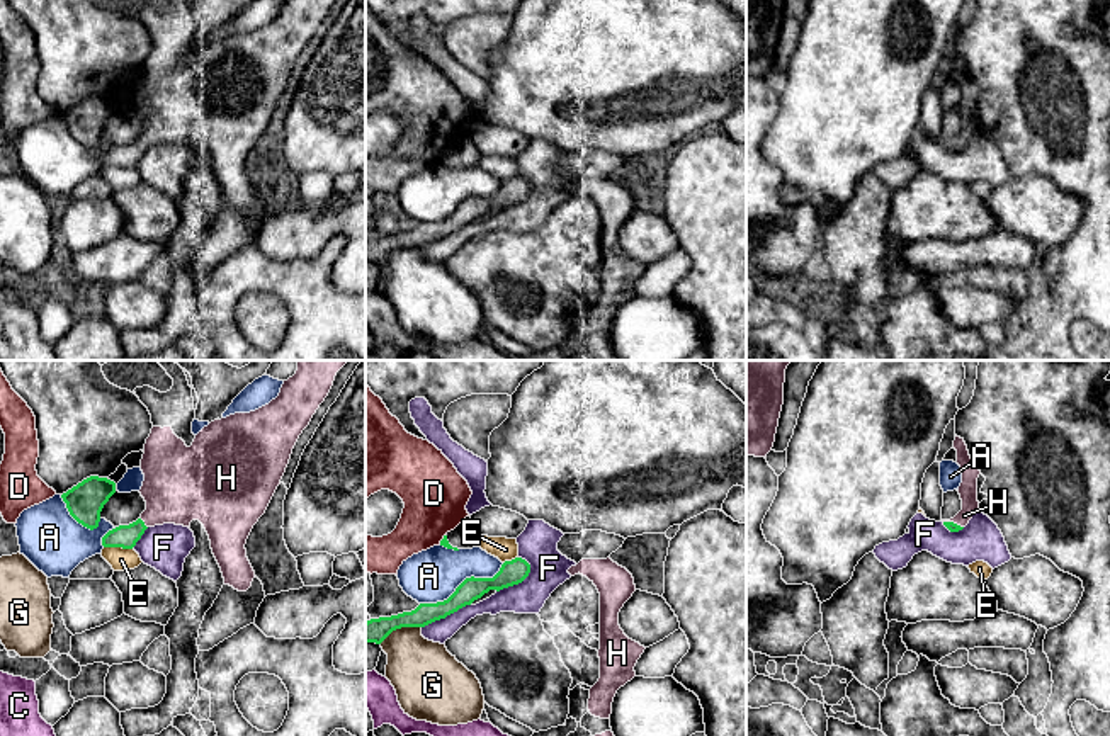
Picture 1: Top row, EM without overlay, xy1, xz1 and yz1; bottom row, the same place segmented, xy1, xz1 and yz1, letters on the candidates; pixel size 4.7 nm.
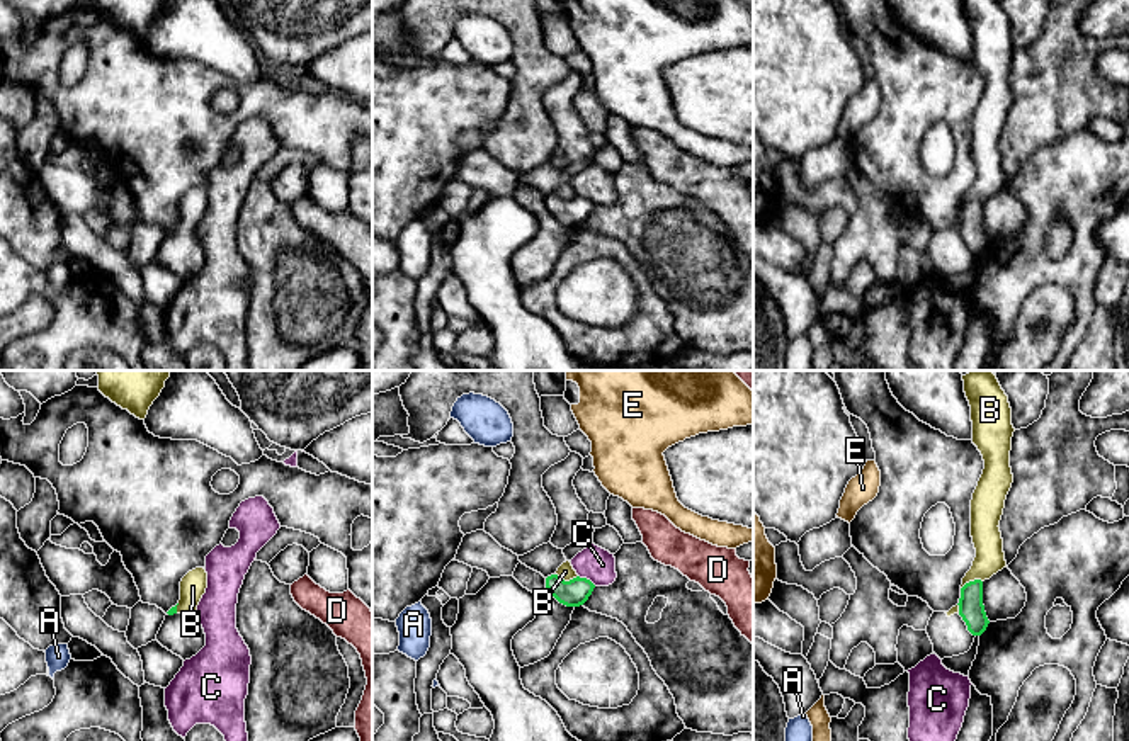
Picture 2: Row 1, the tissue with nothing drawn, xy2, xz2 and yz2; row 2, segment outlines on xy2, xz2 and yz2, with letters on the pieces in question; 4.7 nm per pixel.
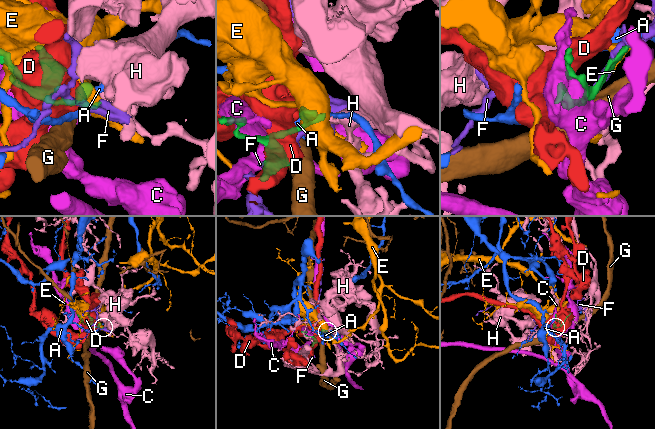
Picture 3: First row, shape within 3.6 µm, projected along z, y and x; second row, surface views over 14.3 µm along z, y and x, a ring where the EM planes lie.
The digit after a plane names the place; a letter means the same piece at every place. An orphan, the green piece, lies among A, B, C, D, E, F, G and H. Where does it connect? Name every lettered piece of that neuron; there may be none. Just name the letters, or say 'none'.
H

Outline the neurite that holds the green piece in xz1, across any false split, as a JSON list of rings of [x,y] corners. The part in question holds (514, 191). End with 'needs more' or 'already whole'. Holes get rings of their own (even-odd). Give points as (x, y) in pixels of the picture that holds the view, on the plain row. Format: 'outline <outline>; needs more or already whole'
outline [[[515,177],[505,180],[493,197],[466,197],[456,211],[444,221],[420,223],[411,231],[391,236],[371,238],[365,241],[365,262],[381,263],[393,250],[401,246],[425,246],[435,240],[445,238],[459,228],[471,224],[490,209],[503,209],[522,202],[530,192],[530,184]]]; already whole

